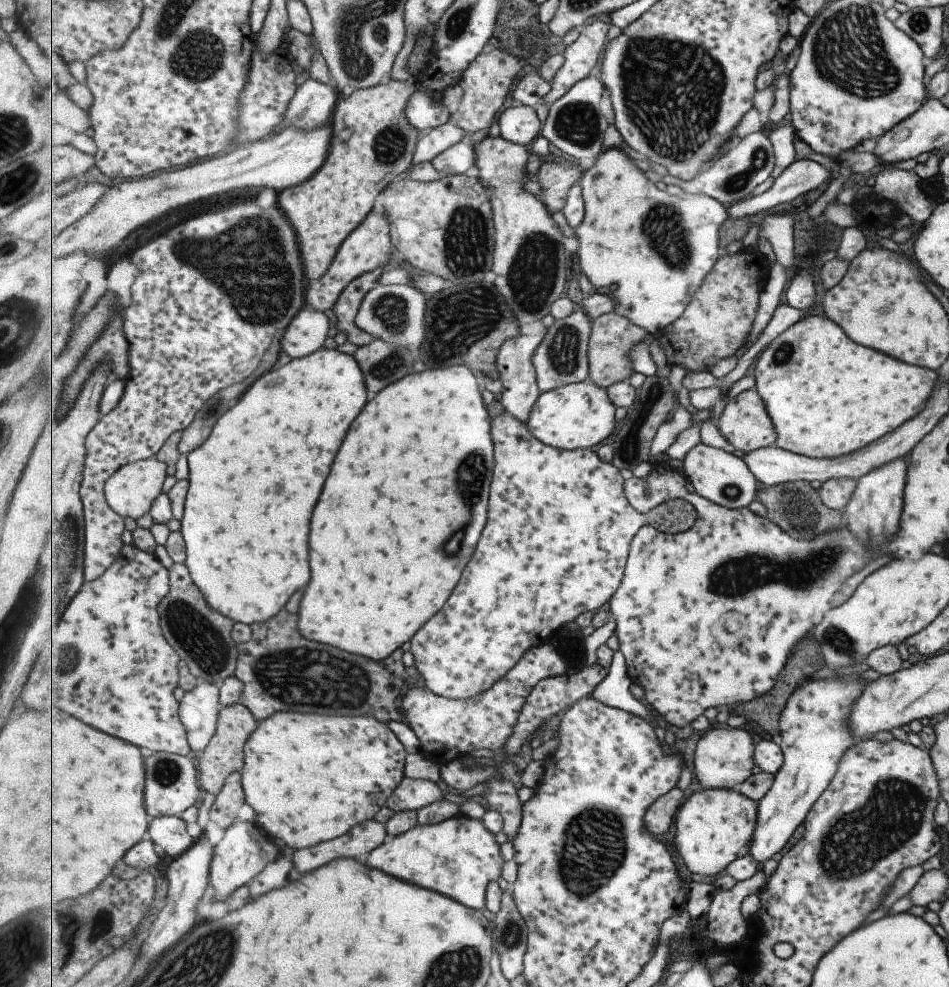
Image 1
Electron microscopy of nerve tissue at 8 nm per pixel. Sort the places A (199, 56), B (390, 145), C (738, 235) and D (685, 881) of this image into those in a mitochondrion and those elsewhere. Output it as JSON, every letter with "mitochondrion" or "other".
{"A":"mitochondrion","B":"mitochondrion","C":"other","D":"other"}

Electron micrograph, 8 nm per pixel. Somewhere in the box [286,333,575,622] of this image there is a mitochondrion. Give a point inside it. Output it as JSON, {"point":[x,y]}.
{"point":[473,478]}

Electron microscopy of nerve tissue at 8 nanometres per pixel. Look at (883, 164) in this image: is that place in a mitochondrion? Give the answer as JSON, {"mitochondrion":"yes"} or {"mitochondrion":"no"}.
{"mitochondrion":"no"}

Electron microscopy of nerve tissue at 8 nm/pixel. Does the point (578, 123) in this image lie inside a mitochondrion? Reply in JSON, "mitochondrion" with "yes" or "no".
{"mitochondrion":"yes"}

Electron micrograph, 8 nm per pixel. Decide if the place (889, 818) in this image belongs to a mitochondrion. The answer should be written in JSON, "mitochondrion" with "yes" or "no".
{"mitochondrion":"yes"}

